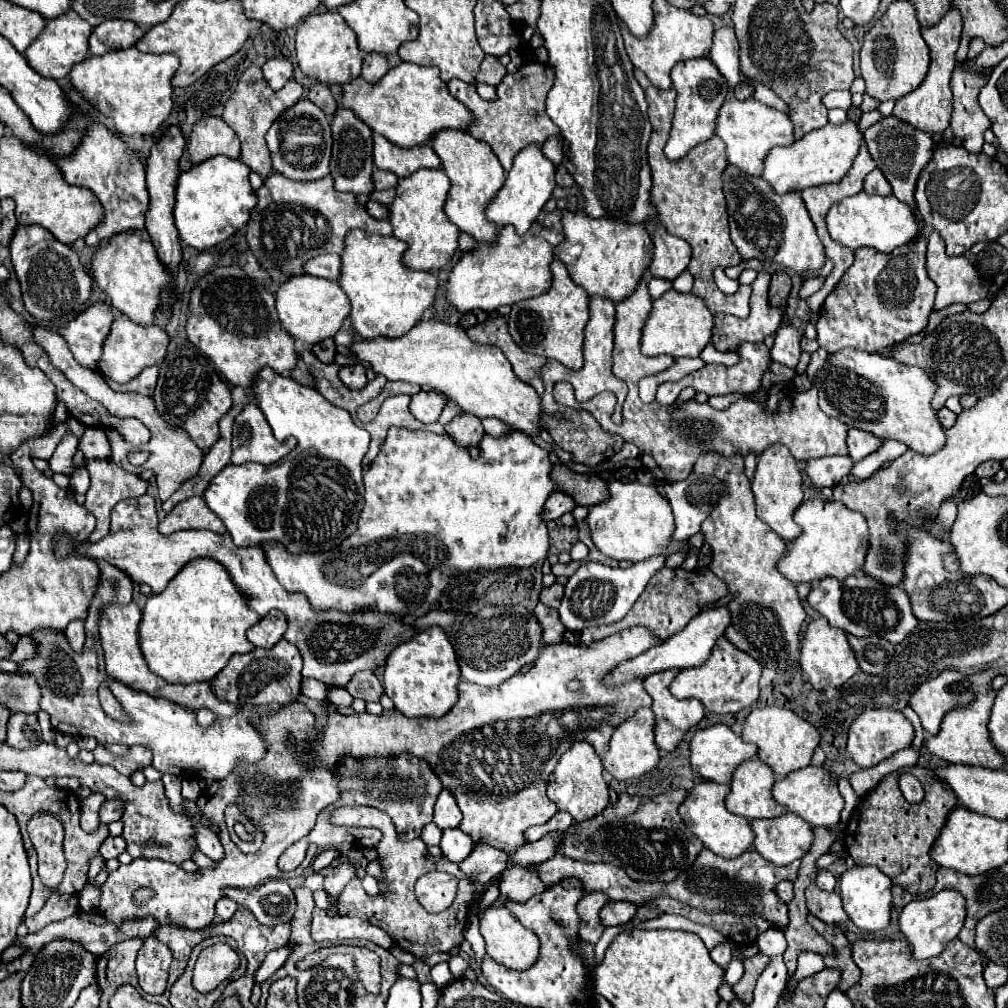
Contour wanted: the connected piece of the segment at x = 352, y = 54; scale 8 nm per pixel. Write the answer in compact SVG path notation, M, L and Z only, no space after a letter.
M337 12L311 14L297 26L295 34L295 58L301 72L313 80L325 84L345 84L359 76L363 64L363 52L359 50L355 32Z

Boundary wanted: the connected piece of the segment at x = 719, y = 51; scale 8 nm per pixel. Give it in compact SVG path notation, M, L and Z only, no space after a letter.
M721 26L713 34L713 46L709 58L715 62L719 72L727 78L729 86L739 84L739 42L731 26Z

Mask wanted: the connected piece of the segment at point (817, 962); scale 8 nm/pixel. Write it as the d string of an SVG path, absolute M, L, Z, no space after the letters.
M803 952L803 954L799 956L797 970L795 970L791 982L788 983L788 989L784 1000L788 1001L790 999L793 992L795 992L795 988L797 988L797 982L799 982L801 978L805 978L805 976L813 976L813 974L819 972L821 968L825 968L825 964L823 964L823 958L821 958L819 954L815 954L815 952Z

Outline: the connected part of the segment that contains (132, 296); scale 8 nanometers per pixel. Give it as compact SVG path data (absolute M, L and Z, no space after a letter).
M137 232L115 234L105 246L99 246L91 256L91 276L95 284L107 294L111 304L137 324L155 322L159 292L171 286L169 272L159 262L153 244L143 240Z

